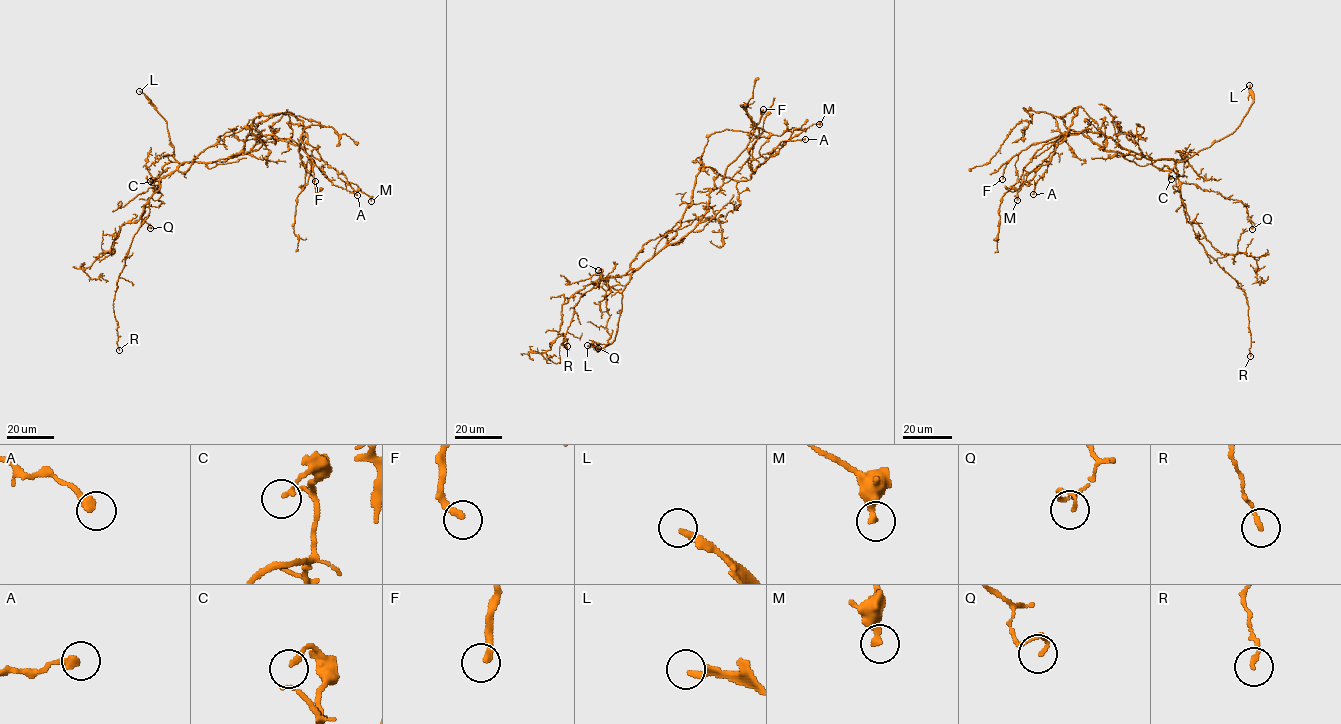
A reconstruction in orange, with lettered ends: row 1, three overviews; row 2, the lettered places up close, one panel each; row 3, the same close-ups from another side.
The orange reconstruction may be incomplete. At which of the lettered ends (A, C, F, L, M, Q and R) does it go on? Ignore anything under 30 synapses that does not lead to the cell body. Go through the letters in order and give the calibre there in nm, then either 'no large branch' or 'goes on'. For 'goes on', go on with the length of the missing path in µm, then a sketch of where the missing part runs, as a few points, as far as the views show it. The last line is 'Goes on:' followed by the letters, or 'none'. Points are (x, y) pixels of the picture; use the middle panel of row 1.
A: 360 nm thick; no large branch
C: 180 nm thick; no large branch
F: 240 nm thick; goes on; about 35 µm are missing; missing branch runs (763, 109), (782, 108), (794, 115), (822, 119)
L: 200 nm thick; goes on; about 20 µm are missing
M: 320 nm thick; no large branch
Q: 130 nm thick; no large branch
R: 170 nm thick; no large branch
Goes on: F, L

